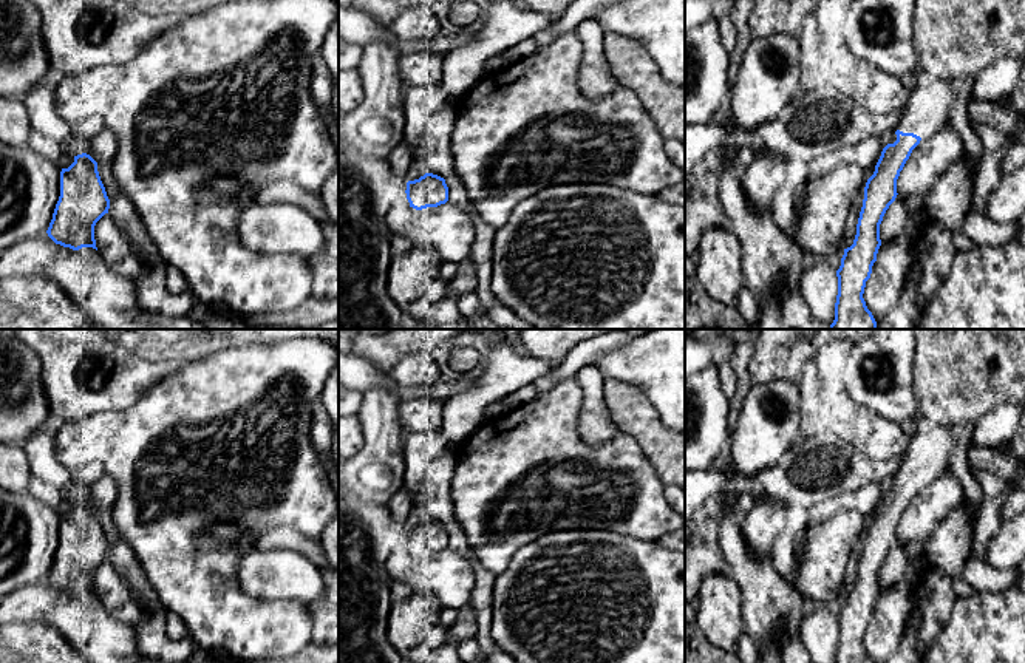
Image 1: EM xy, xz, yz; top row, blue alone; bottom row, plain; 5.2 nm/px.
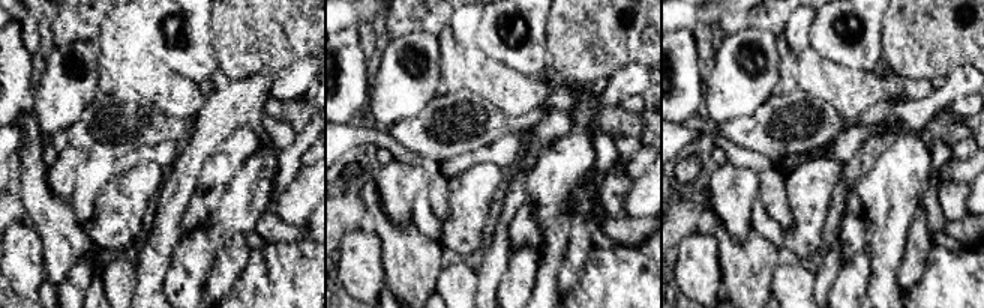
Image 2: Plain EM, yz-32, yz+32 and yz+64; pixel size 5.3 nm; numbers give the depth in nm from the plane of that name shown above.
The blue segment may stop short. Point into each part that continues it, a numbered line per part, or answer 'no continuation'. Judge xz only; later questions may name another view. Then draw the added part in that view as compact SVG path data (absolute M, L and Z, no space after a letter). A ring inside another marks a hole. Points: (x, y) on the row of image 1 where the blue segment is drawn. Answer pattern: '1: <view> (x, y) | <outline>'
no continuation

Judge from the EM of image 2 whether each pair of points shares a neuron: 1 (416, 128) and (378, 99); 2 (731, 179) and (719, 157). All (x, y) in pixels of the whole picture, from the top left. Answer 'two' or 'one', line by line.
1: two
2: two

